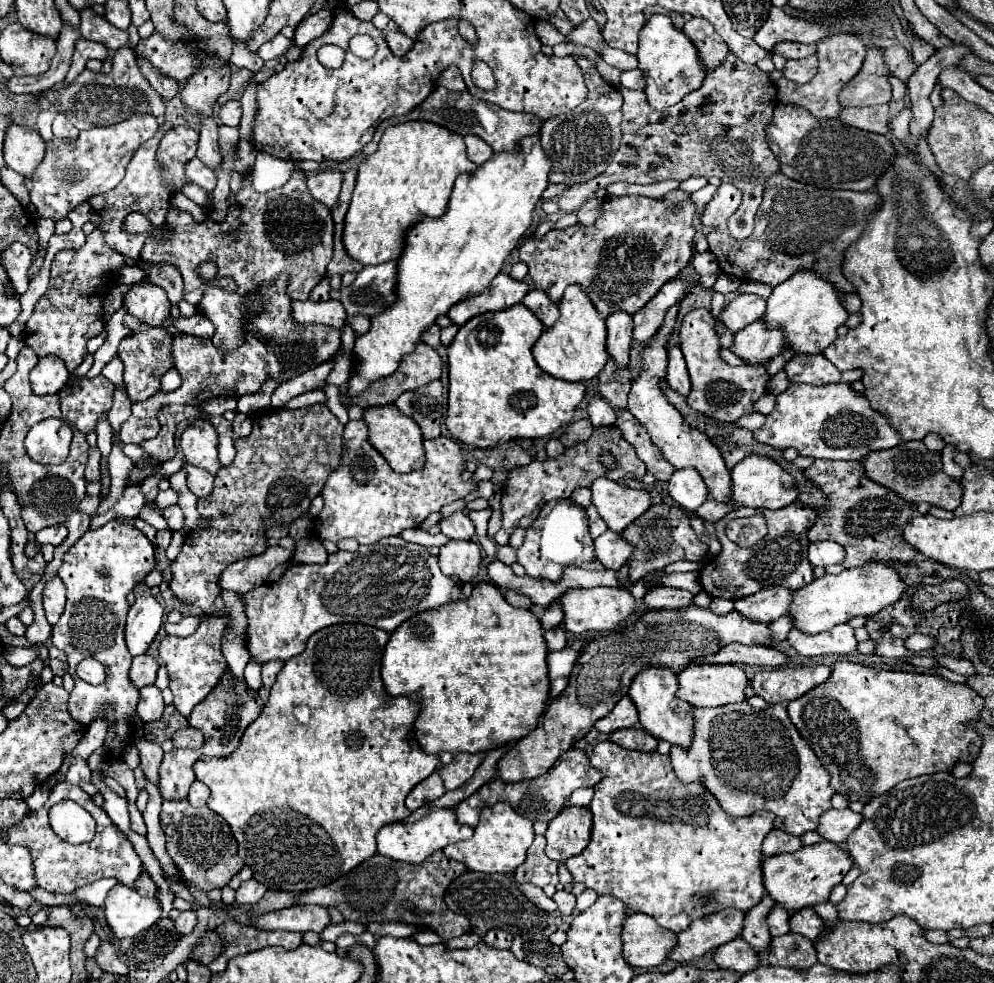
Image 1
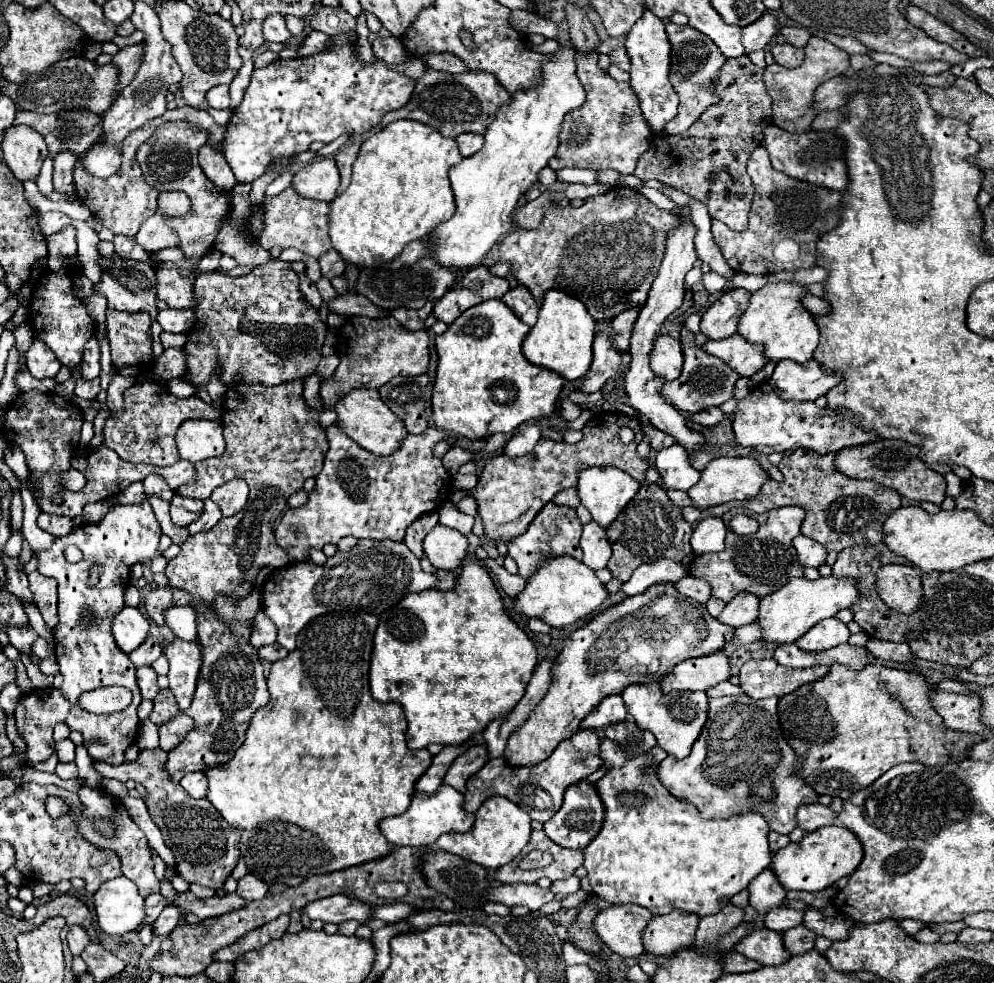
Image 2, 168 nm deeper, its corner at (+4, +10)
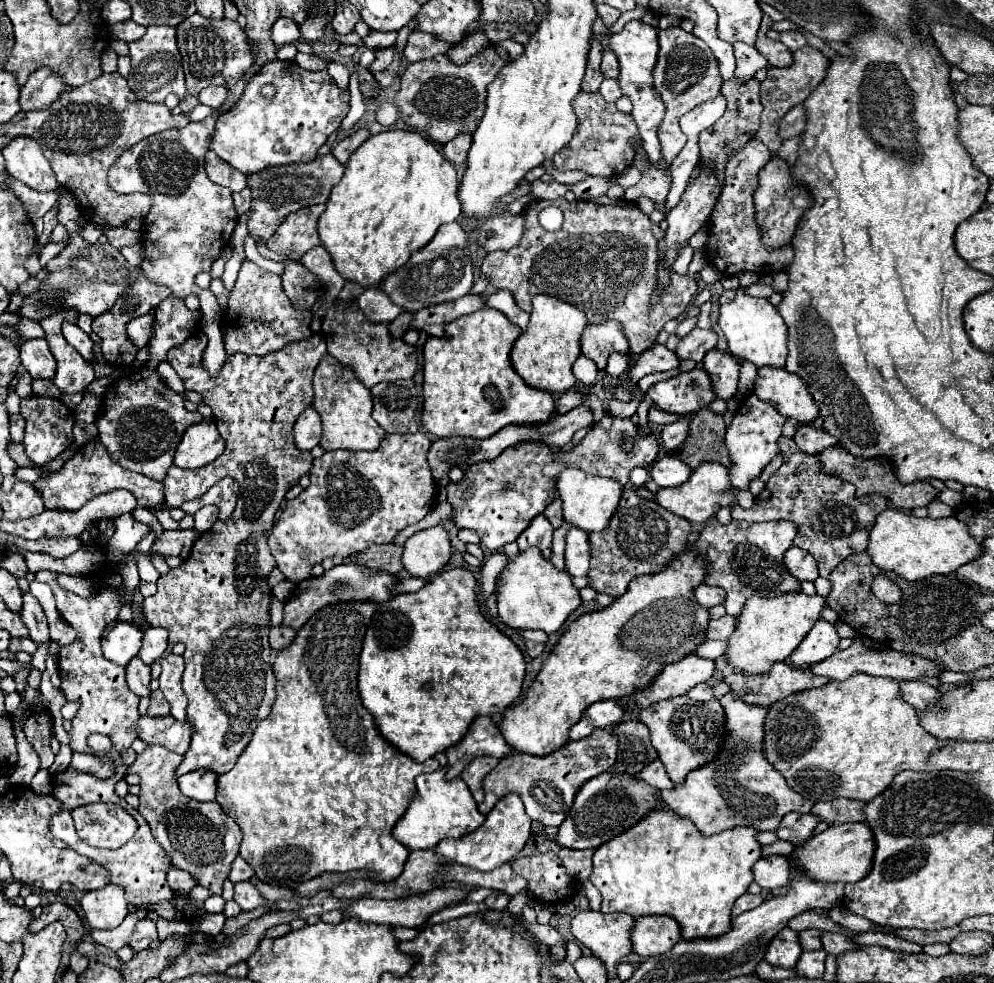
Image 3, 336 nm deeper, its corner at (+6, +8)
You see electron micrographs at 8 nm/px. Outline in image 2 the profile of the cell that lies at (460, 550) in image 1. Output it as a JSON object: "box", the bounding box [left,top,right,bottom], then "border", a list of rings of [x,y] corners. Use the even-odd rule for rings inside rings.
{"box":[423,524,467,570],"border":[[[437,524],[423,540],[423,552],[429,556],[431,564],[435,568],[443,570],[457,570],[463,564],[463,558],[467,556],[467,536]]]}

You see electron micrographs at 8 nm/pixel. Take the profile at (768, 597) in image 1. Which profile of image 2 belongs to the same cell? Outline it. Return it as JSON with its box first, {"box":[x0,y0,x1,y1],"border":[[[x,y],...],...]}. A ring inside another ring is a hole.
{"box":[717,592,759,628],"border":[[[741,592],[737,594],[737,598],[733,598],[733,602],[725,604],[723,612],[717,618],[721,618],[721,622],[729,626],[739,628],[739,626],[745,626],[757,620],[757,606],[759,606],[757,594]]]}

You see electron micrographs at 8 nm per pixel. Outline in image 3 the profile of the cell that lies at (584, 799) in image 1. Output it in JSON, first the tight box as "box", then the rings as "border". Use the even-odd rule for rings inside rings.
{"box":[635,760,673,790],"border":[[[655,760],[653,764],[649,764],[643,772],[639,772],[635,776],[639,780],[645,780],[647,784],[651,784],[655,788],[663,788],[663,790],[673,788],[673,782],[669,780],[669,776],[667,776],[667,772],[665,772],[665,768],[663,768],[663,764],[659,760]]]}

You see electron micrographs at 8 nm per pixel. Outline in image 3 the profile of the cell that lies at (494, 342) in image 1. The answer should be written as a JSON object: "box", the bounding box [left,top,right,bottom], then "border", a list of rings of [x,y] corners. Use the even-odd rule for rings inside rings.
{"box":[423,306,555,438],"border":[[[483,306],[471,316],[461,316],[445,326],[445,336],[429,336],[423,346],[423,428],[437,436],[469,436],[489,438],[509,424],[541,424],[547,422],[555,410],[553,396],[535,388],[529,388],[523,378],[513,372],[509,352],[519,338],[521,328],[515,328],[501,312]]]}

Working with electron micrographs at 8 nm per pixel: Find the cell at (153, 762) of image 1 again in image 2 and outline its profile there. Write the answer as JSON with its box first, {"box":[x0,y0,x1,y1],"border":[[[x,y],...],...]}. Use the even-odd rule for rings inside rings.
{"box":[97,748,239,890],"border":[[[153,748],[141,750],[135,762],[125,762],[121,766],[97,762],[97,770],[105,778],[117,778],[121,782],[127,782],[129,778],[141,780],[141,784],[147,788],[147,810],[153,822],[159,826],[167,848],[175,856],[177,874],[185,882],[195,882],[213,890],[223,888],[223,882],[231,876],[239,860],[239,832],[223,820],[223,816],[211,802],[207,802],[205,798],[195,800],[185,794],[181,784],[175,784],[167,776],[165,762],[167,752],[161,748]]]}

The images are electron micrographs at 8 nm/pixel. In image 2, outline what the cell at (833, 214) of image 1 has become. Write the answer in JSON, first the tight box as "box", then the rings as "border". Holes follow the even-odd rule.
{"box":[713,146,845,274],"border":[[[759,146],[749,162],[747,162],[747,172],[755,184],[755,196],[753,196],[753,206],[749,212],[749,230],[745,232],[733,232],[729,230],[723,222],[713,220],[713,240],[721,248],[727,264],[735,272],[745,272],[745,274],[775,274],[775,272],[793,272],[801,268],[811,268],[817,264],[817,240],[833,230],[839,224],[839,214],[841,214],[841,202],[845,192],[839,190],[829,190],[823,186],[813,186],[803,180],[789,178],[787,174],[781,174],[773,170],[767,150]]]}

